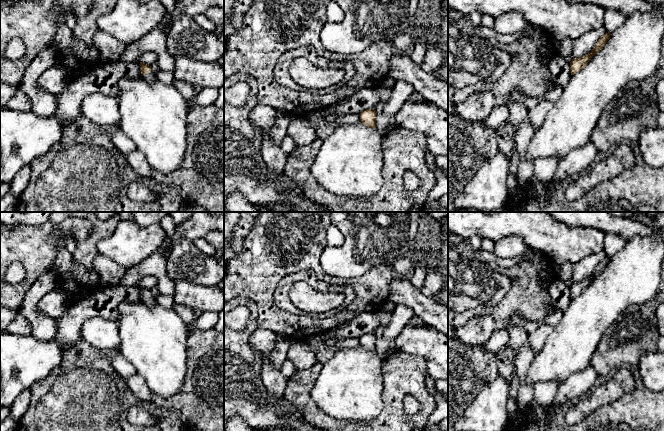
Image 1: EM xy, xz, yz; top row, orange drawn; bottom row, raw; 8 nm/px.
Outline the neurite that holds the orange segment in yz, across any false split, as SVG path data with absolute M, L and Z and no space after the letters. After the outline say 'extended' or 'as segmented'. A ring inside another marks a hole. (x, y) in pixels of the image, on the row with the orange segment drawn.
M605 33L601 38L598 39L595 47L592 49L590 53L588 53L585 56L582 56L580 58L574 58L570 62L570 71L571 75L574 75L581 71L587 63L591 60L591 58L596 55L607 43L607 41L610 39L611 33Z; as segmented

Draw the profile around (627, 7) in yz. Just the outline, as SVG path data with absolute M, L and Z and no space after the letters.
M566 0L572 3L593 3L602 8L619 9L624 15L628 16L634 12L647 12L656 8L656 5L649 3L647 0Z

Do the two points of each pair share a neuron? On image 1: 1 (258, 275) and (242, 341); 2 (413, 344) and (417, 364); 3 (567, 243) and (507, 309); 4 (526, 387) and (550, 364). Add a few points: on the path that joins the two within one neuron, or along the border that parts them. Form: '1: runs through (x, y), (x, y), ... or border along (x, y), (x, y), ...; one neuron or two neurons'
1: border along (254, 302), (257, 308), (258, 325); two neurons
2: border along (396, 349), (420, 355), (426, 363), (427, 370); two neurons
3: border along (548, 257), (552, 260); two neurons
4: border along (533, 360), (527, 375), (527, 380), (533, 385); two neurons

